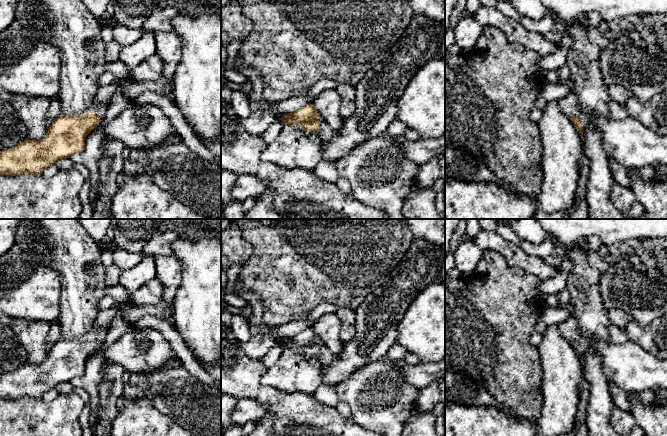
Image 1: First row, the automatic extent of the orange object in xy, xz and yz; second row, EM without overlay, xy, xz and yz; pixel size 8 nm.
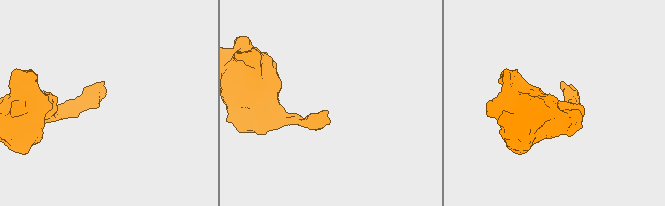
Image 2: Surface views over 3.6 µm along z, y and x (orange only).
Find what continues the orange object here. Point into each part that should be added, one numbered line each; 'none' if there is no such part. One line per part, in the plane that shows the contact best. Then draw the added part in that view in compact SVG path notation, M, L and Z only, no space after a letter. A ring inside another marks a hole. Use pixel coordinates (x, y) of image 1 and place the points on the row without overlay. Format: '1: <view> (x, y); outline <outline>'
1: yz (569, 329); outline M574 316L570 317L562 324L559 325L561 334L565 339L575 339L578 341L581 351L584 353L588 346L588 336L585 335L577 325L577 320Z

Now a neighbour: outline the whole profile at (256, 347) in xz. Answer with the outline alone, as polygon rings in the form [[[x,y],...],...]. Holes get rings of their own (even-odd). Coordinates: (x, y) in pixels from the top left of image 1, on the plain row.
[[[261,334],[251,336],[246,343],[241,343],[241,348],[252,360],[261,360],[278,343],[271,334]]]

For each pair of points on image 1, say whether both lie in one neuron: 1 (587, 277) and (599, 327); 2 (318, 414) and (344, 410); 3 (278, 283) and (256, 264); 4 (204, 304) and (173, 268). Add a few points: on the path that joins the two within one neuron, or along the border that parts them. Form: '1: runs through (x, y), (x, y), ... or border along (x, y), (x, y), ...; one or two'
1: runs through (587, 289), (588, 309), (592, 315); one
2: border along (334, 407), (343, 416), (350, 416); two
3: runs through (273, 278), (261, 269); one
4: border along (173, 255), (181, 264), (181, 281), (174, 299); two

